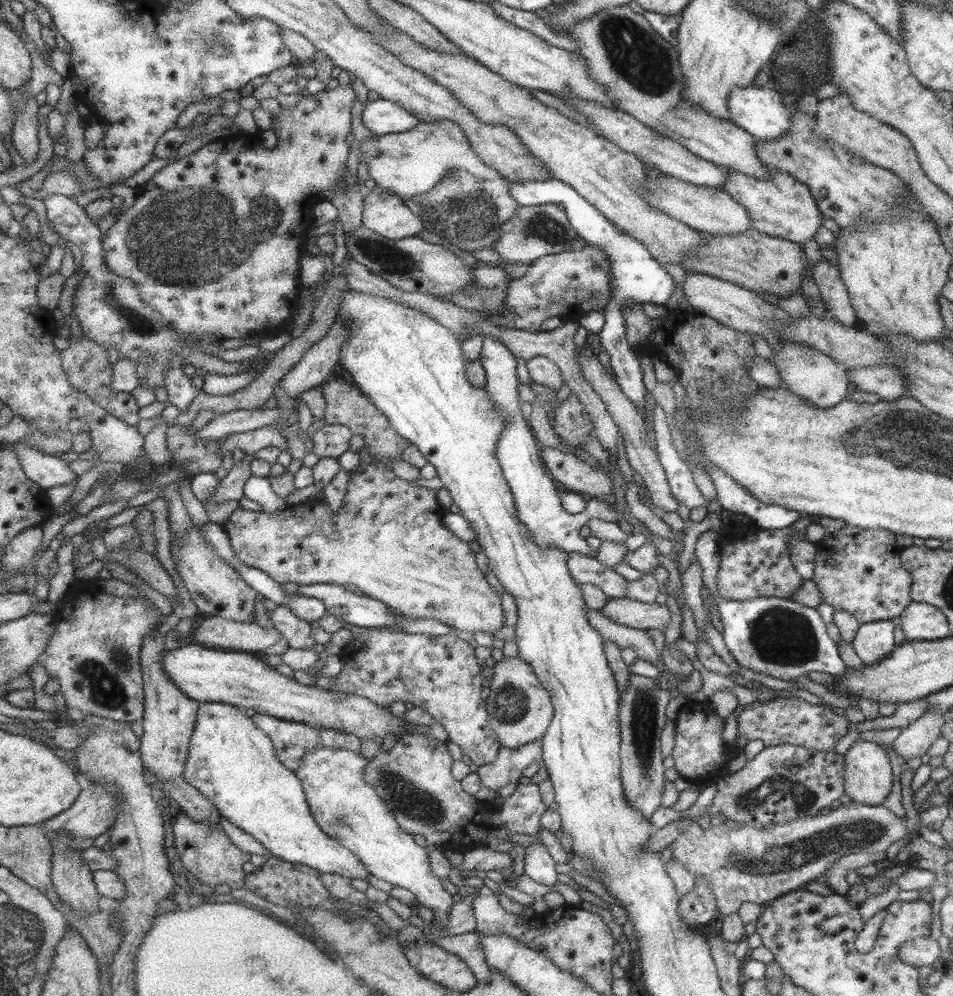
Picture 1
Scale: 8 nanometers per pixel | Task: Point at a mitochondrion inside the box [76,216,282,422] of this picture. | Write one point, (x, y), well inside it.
(133, 321)

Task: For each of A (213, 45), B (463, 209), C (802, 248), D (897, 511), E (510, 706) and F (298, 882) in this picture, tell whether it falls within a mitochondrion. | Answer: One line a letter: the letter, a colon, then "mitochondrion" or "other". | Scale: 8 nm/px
A: mitochondrion
B: mitochondrion
C: other
D: other
E: mitochondrion
F: other

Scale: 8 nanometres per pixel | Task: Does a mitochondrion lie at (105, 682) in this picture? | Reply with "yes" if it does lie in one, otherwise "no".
yes

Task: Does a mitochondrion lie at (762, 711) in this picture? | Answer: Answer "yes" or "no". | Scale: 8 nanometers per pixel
no

